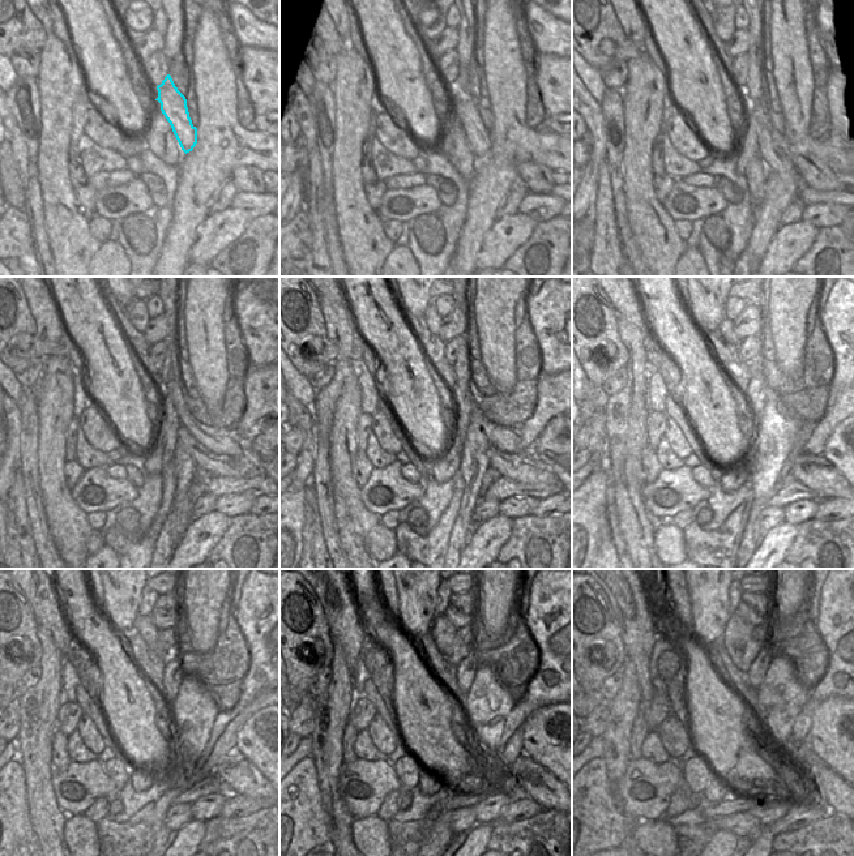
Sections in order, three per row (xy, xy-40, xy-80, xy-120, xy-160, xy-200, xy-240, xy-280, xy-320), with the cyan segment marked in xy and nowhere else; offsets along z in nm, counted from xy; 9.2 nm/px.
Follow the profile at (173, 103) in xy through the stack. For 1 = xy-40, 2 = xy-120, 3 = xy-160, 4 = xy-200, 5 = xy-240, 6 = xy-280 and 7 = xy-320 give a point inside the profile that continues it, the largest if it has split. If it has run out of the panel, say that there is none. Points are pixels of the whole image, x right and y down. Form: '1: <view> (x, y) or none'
1: xy-40 (464, 105)
2: xy-120 (199, 452)
3: xy-160 (532, 474)
4: xy-200 (828, 482)
5: xy-240 (242, 775)
6: xy-280 (539, 784)
7: xy-320 (837, 794)

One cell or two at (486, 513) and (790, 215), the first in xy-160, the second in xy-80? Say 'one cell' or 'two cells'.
one cell

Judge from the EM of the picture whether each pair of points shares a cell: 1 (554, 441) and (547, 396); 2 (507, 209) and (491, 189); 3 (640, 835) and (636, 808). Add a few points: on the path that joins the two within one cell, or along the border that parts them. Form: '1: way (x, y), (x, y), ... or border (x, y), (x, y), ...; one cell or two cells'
1: border (558, 415), (547, 423), (534, 441), (534, 445); two cells
2: border (517, 176), (502, 201), (495, 218); two cells
3: border (664, 814), (658, 818), (640, 820), (636, 824); two cells

